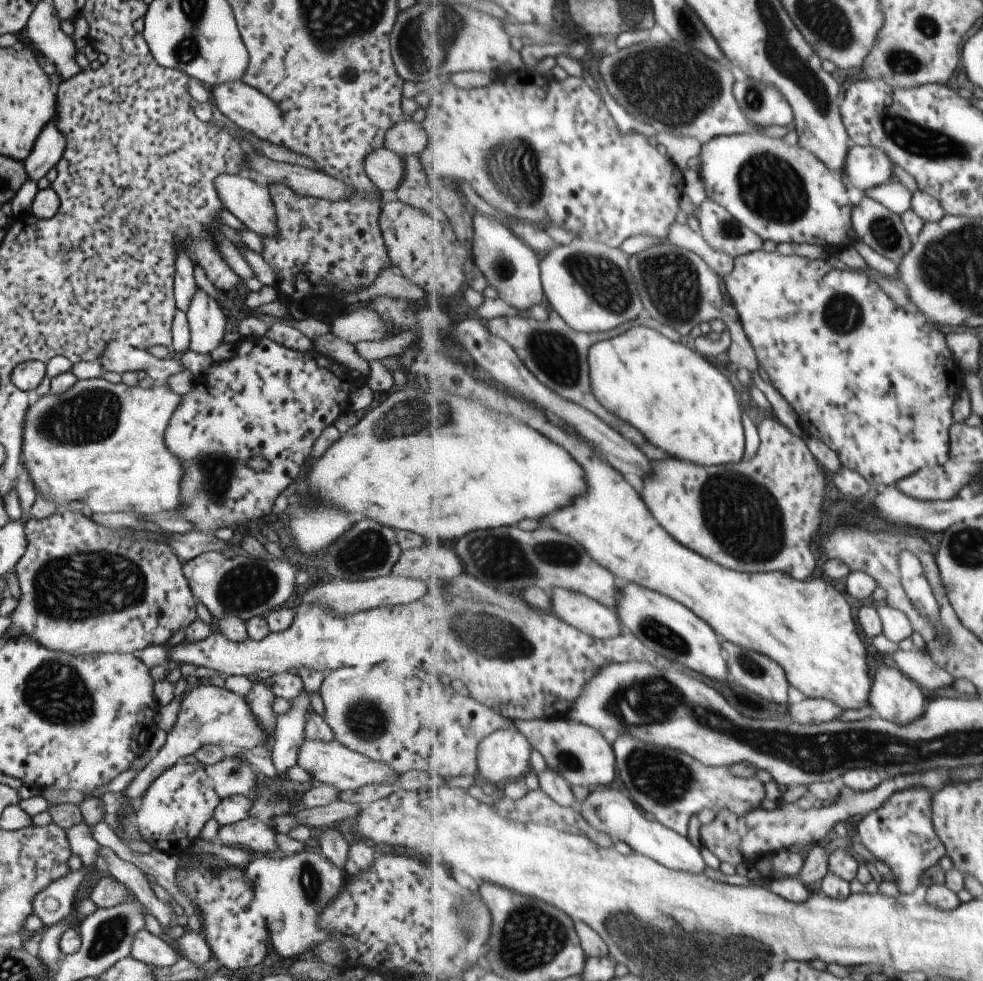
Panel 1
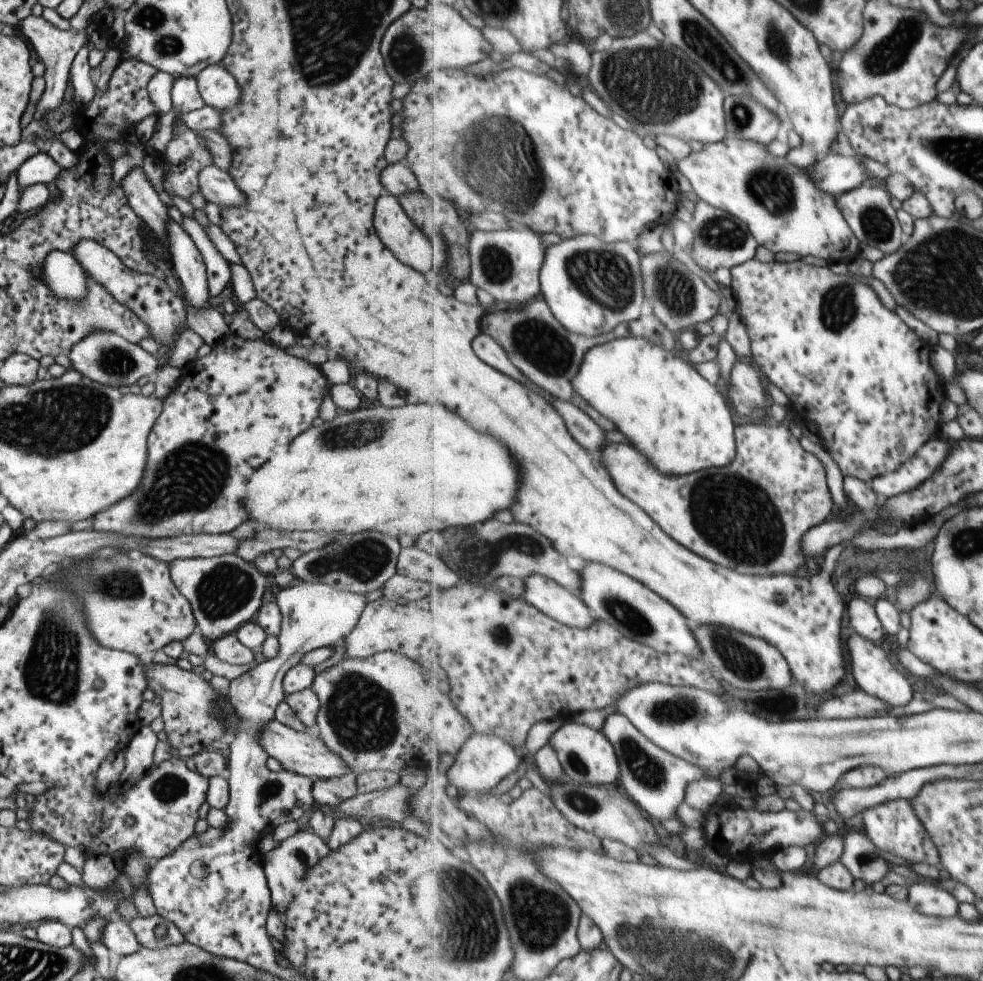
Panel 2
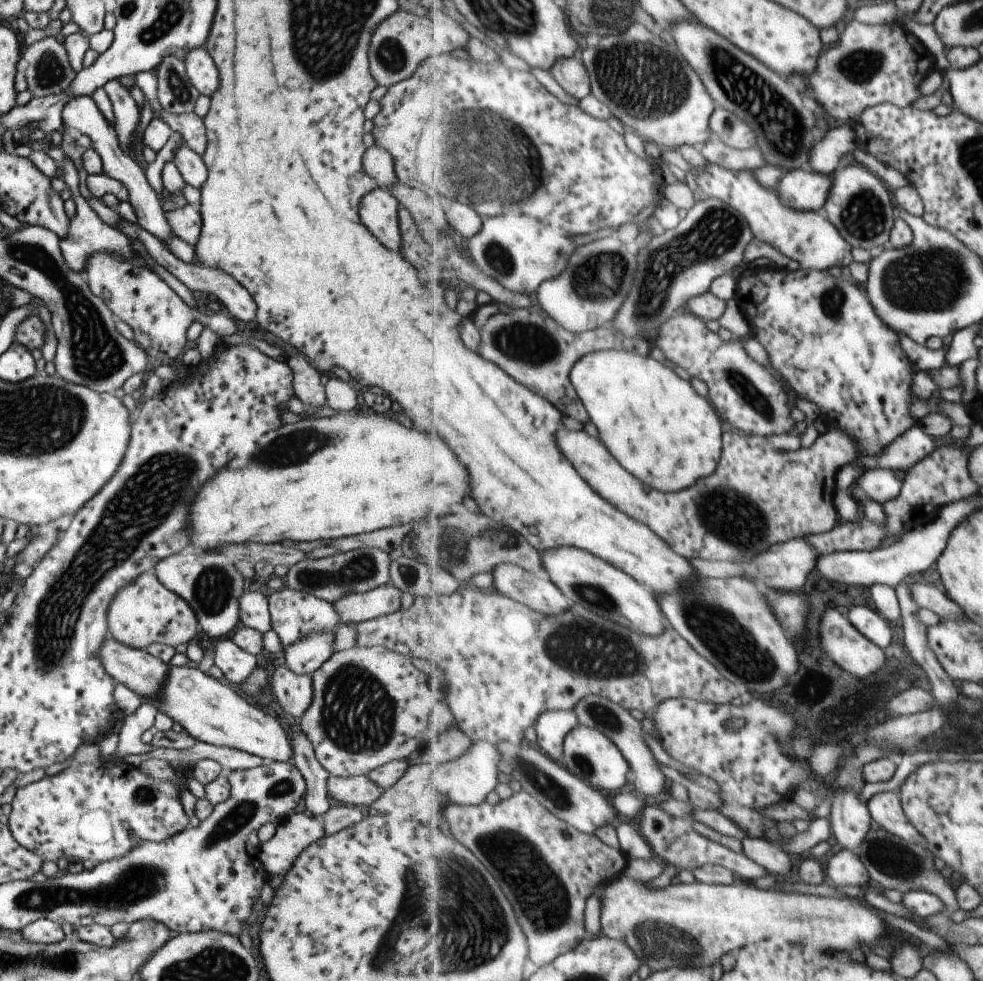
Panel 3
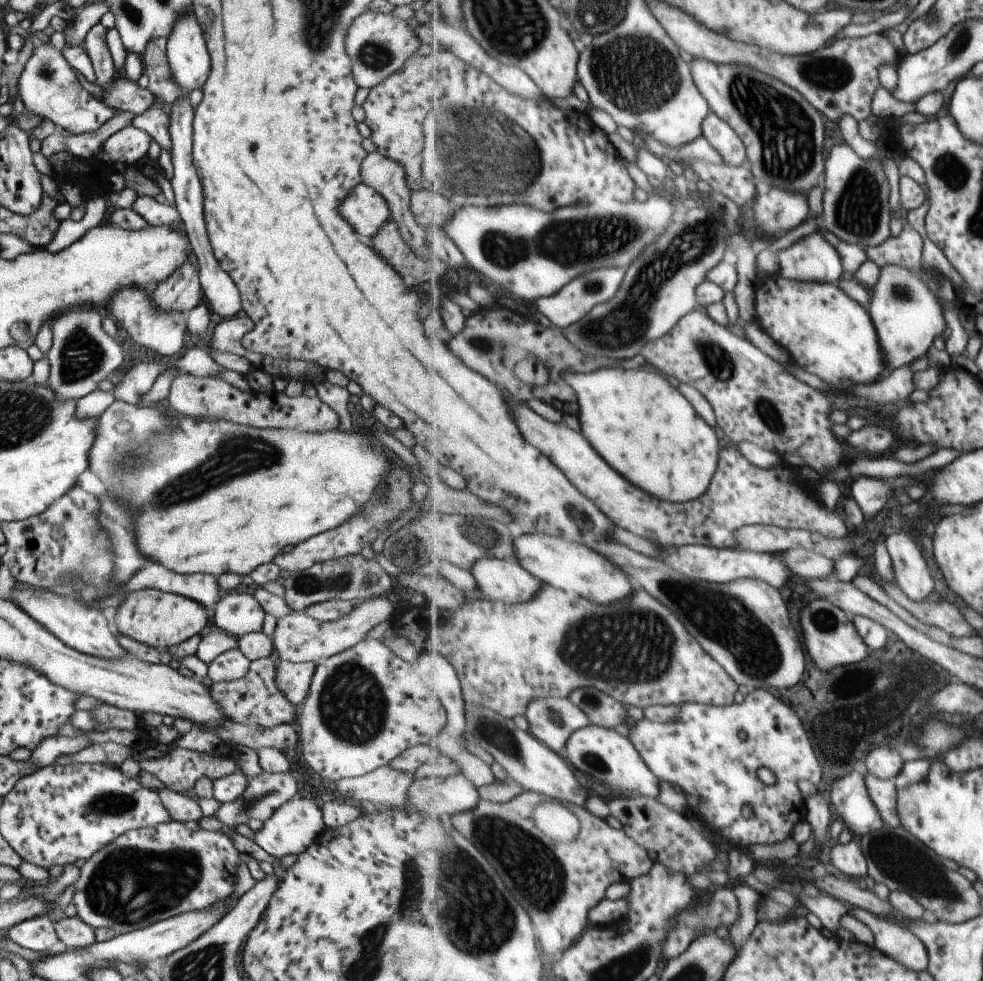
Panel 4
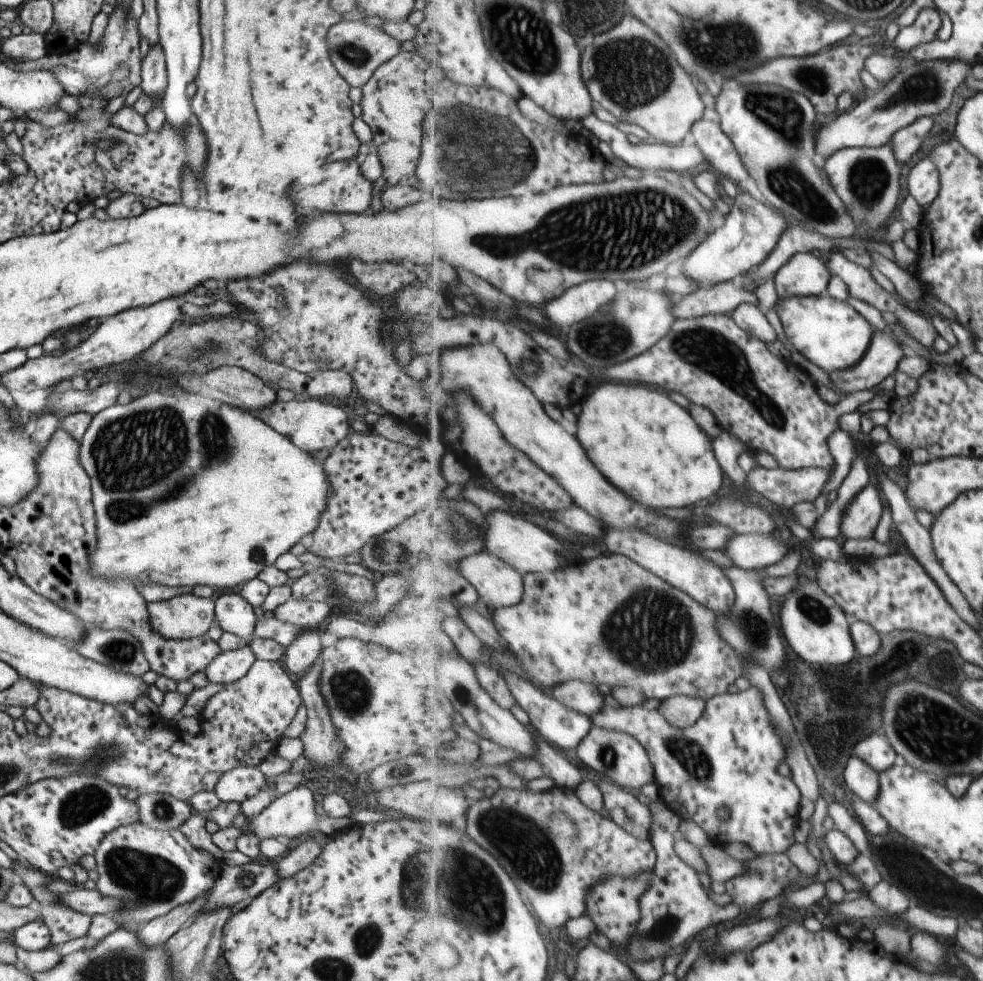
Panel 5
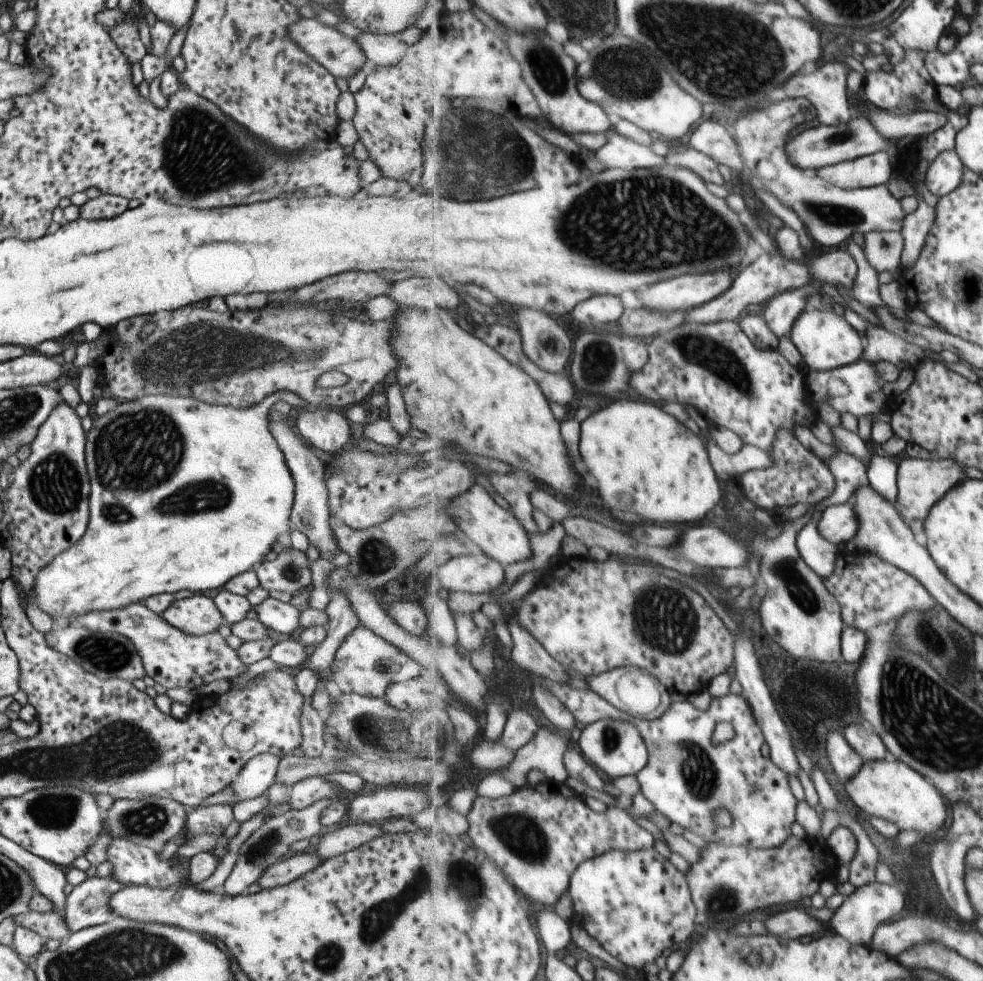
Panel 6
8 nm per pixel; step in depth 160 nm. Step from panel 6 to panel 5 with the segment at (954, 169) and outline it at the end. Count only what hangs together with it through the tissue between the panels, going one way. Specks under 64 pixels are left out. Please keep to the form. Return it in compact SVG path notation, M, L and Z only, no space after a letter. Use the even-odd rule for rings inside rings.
M931 157L920 160L907 176L908 193L918 205L927 209L939 197L942 188L942 175Z

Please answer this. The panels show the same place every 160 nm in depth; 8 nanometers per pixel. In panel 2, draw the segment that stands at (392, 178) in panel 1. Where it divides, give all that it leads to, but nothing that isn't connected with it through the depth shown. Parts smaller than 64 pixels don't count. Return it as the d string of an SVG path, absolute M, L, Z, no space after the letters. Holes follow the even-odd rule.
M404 162L386 164L385 168L379 173L378 179L383 193L387 195L398 197L399 195L419 192L416 178Z

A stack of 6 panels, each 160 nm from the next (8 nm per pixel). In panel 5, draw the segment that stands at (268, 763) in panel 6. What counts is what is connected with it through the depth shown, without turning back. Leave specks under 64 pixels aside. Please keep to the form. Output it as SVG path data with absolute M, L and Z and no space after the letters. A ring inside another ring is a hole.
M238 766L221 774L212 791L220 802L243 803L266 786L266 777L256 768Z

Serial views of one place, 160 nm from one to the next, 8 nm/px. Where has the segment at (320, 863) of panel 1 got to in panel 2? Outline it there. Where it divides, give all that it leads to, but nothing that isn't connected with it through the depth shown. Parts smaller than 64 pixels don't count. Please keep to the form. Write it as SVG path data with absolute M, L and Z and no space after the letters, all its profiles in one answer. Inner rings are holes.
M300 827L278 843L275 843L270 851L261 855L263 874L270 894L270 904L283 914L290 898L294 895L295 886L299 879L304 877L304 870L312 867L320 858L323 858L330 850L328 846L310 828L302 830Z

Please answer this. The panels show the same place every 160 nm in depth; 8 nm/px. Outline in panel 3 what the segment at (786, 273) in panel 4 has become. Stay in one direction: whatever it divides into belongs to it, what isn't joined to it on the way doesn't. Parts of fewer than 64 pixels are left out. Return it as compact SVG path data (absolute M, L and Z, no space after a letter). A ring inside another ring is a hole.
M661 149L660 157L667 163L672 163L679 167L683 172L690 172L694 174L695 182L697 186L707 194L707 198L715 197L719 200L728 202L731 206L734 206L751 225L753 234L755 237L760 238L760 242L768 242L776 248L780 253L785 256L796 260L805 270L818 270L827 271L831 266L851 266L854 261L854 254L852 253L853 247L841 236L839 229L833 226L830 219L827 218L826 210L823 208L820 211L801 211L786 207L780 199L780 193L778 192L778 186L774 190L765 190L761 188L761 184L755 180L753 172L751 170L734 171L724 166L719 166L708 162L708 166L705 168L704 173L697 173L687 162L687 159L681 154L678 149Z

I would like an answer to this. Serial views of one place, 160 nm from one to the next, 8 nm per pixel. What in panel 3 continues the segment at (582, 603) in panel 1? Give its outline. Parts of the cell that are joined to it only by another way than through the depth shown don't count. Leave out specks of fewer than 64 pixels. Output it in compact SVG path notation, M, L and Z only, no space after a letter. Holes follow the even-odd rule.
M511 563L496 566L491 572L496 590L513 600L548 615L558 615L570 608L572 603L551 579L541 580L527 569Z

